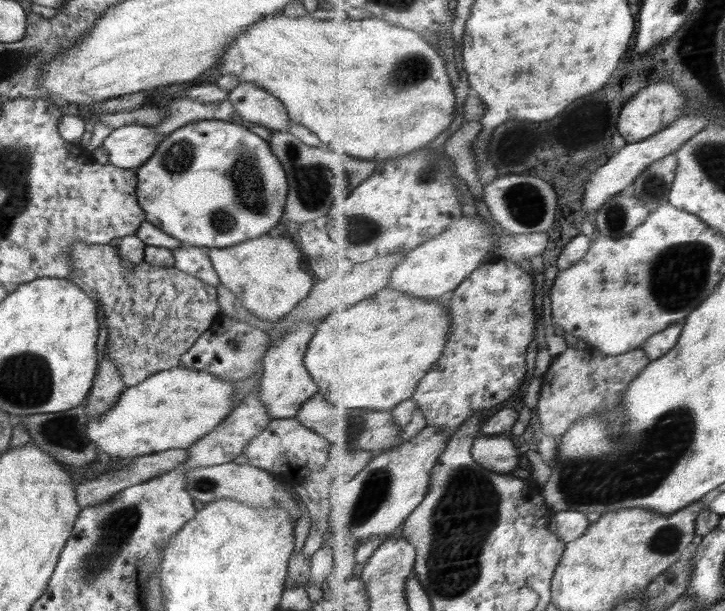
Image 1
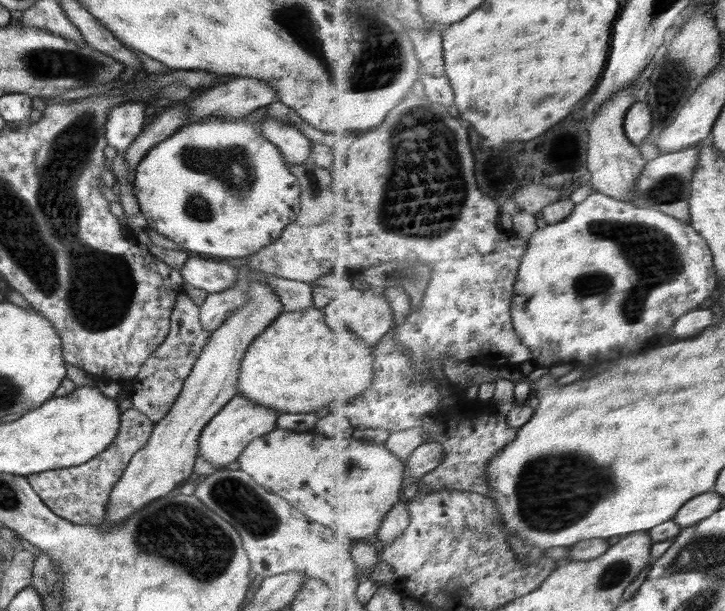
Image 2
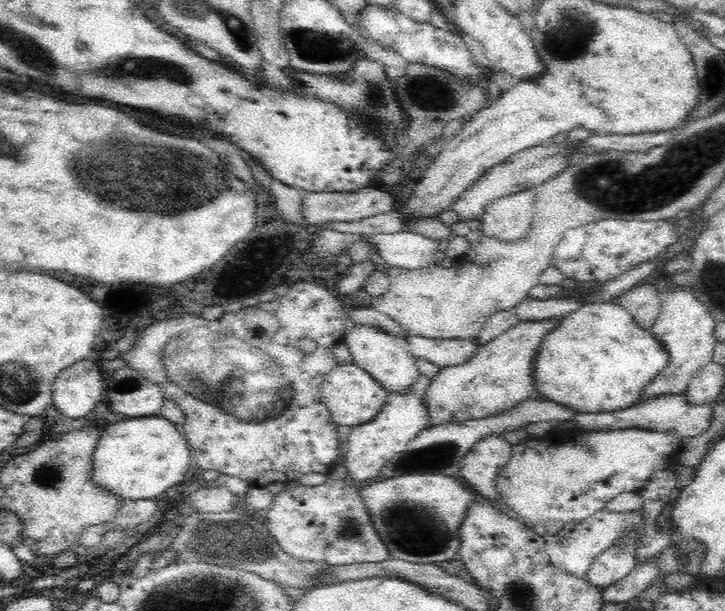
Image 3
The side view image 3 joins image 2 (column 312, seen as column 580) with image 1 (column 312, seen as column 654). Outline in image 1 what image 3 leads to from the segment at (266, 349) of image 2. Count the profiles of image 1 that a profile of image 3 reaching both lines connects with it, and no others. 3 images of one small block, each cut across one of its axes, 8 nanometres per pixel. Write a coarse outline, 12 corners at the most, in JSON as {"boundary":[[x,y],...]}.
{"boundary":[[388,287],[316,327],[332,407],[392,411],[444,357],[447,299]]}

